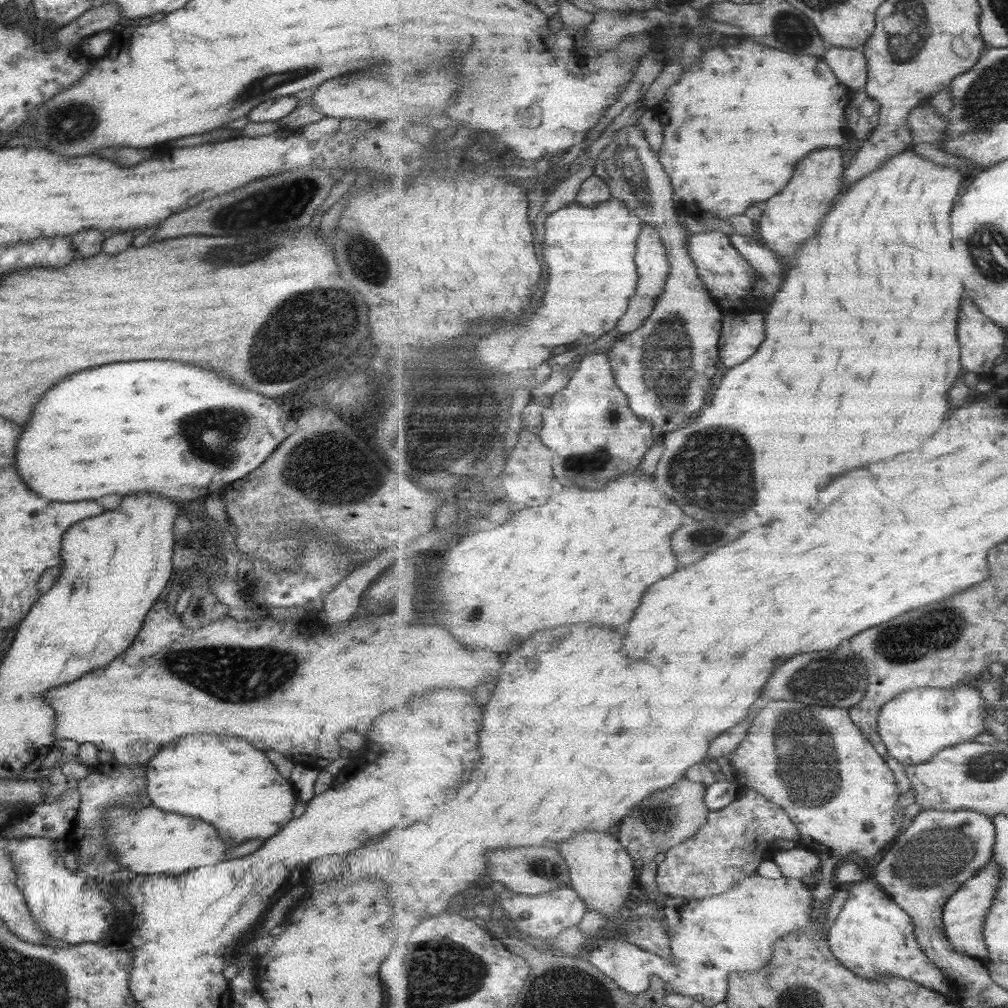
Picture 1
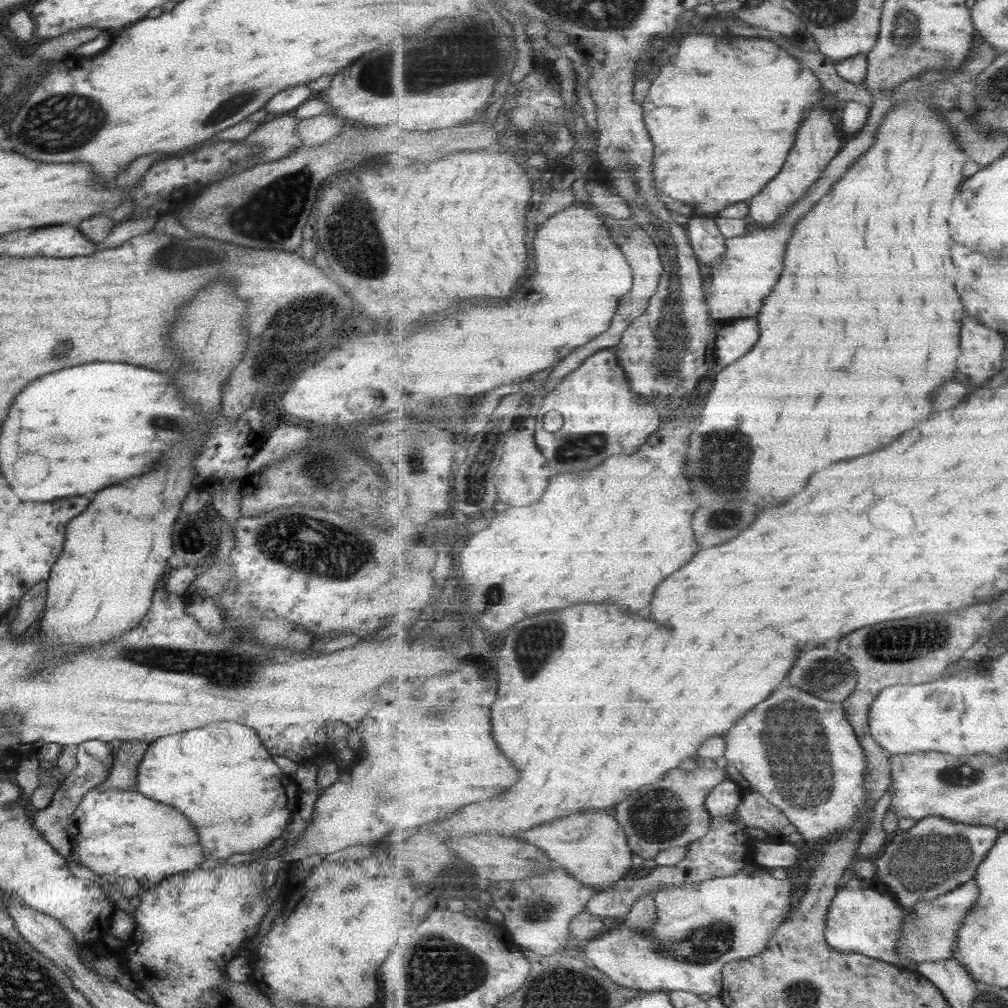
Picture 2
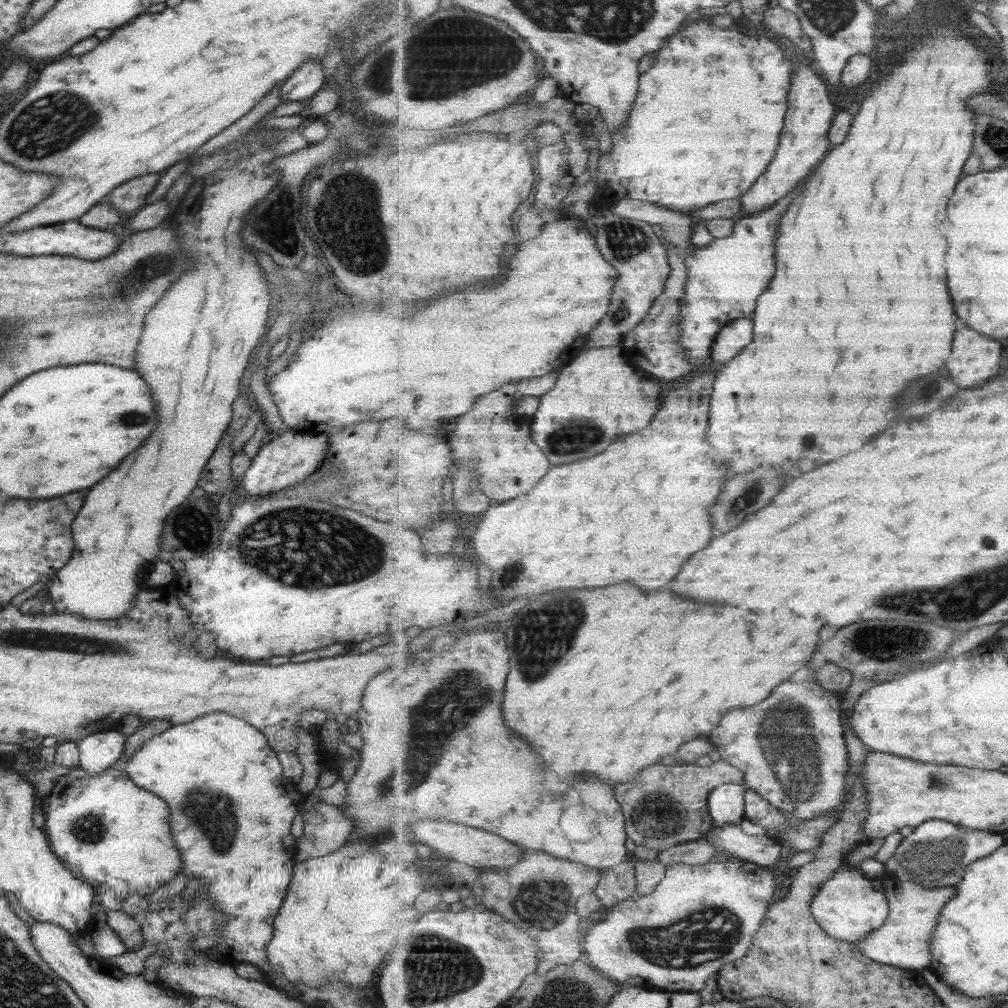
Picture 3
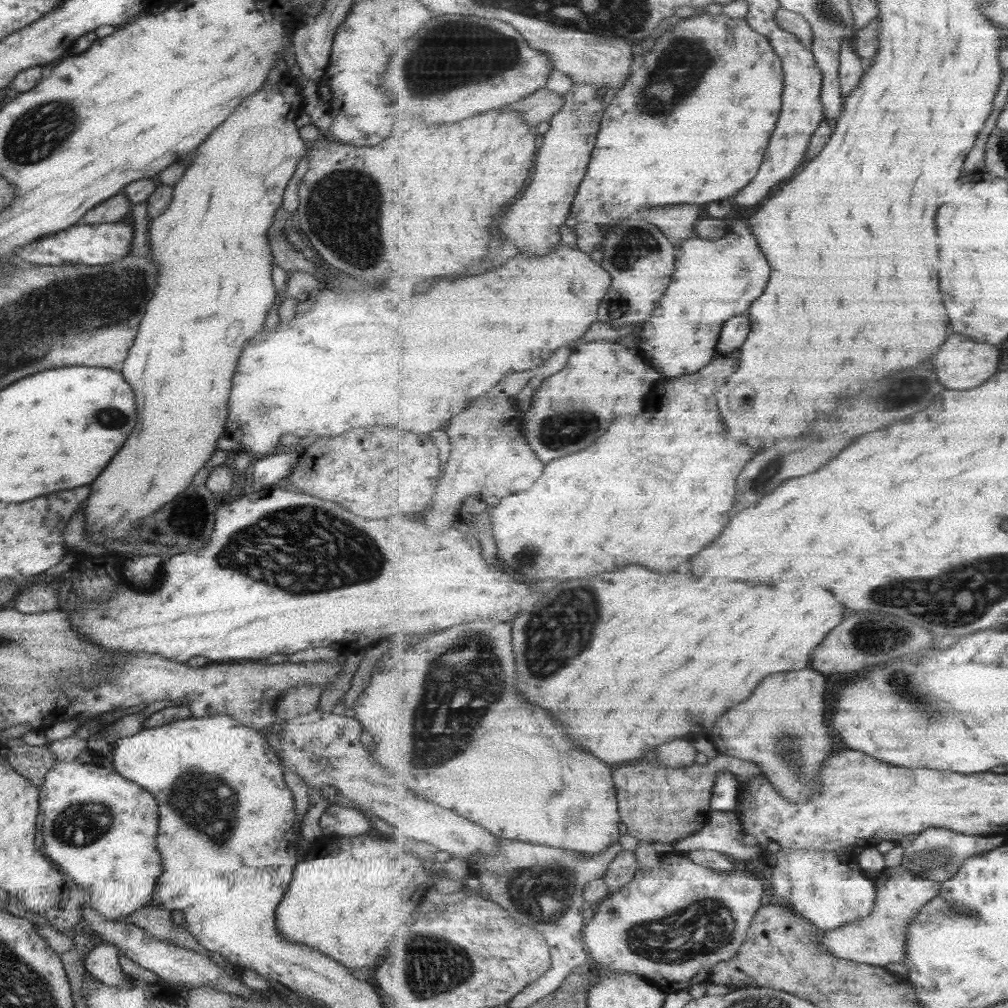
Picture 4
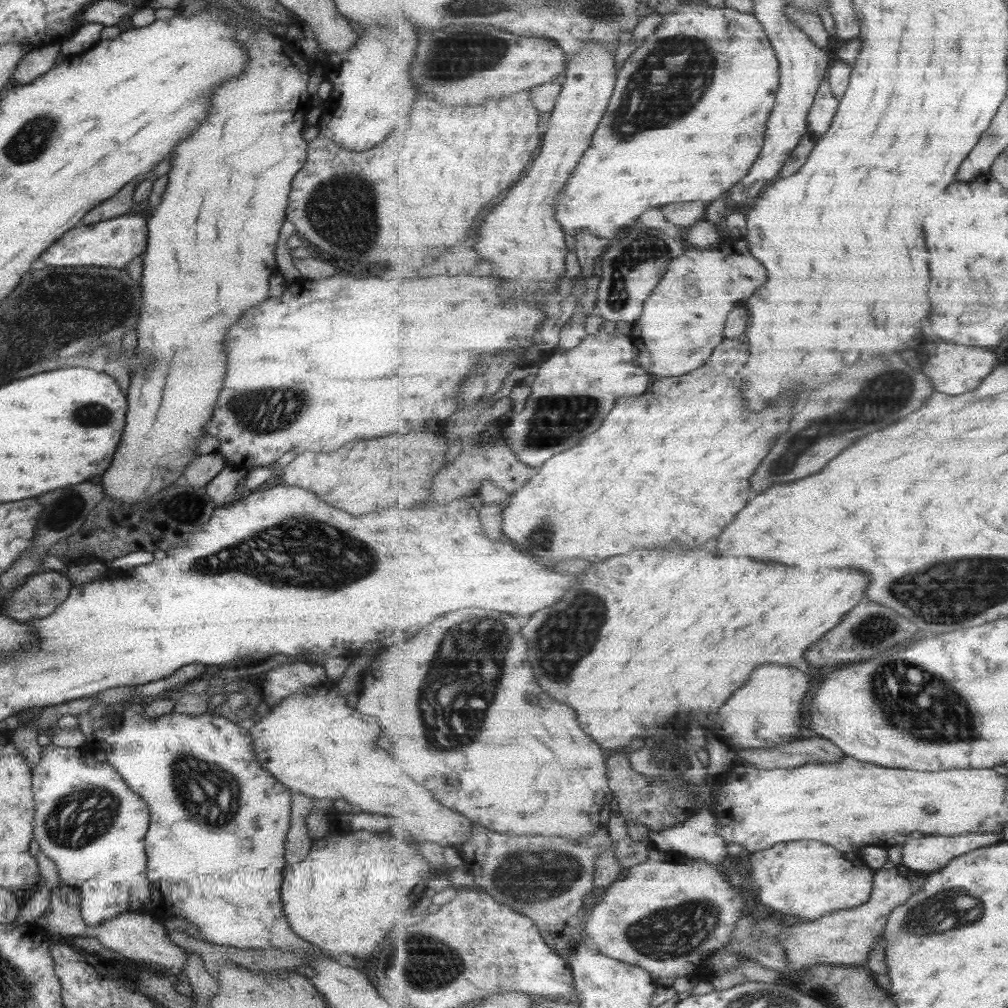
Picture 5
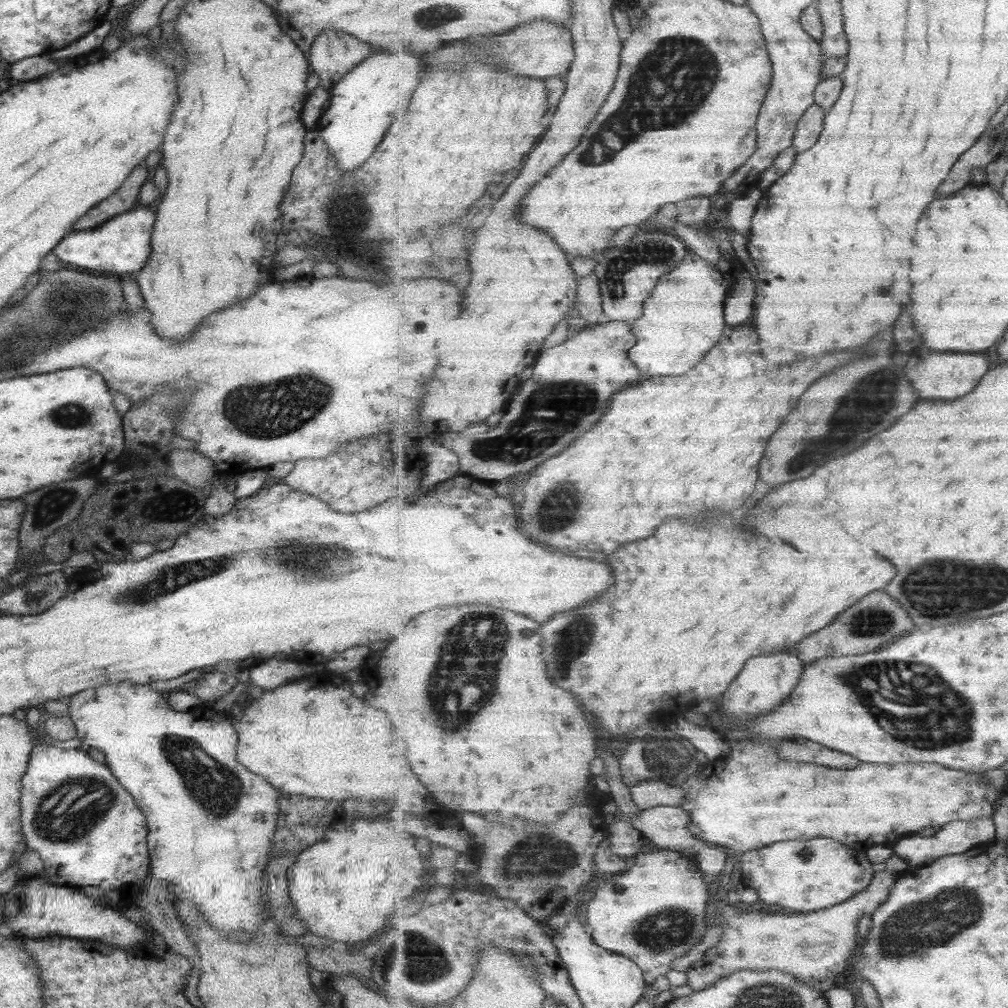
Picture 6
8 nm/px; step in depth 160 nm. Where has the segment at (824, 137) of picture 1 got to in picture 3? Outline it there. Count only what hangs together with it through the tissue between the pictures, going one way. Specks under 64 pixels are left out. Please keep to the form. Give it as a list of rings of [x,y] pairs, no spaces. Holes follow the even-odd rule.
[[[700,18],[697,22],[688,21],[686,27],[682,28],[679,34],[669,38],[661,48],[661,52],[656,54],[656,60],[656,66],[640,74],[640,90],[624,128],[617,128],[610,132],[612,149],[607,155],[599,157],[597,163],[598,184],[593,204],[596,207],[610,208],[613,202],[623,199],[649,200],[649,202],[657,203],[671,210],[692,213],[708,207],[713,202],[739,198],[745,192],[749,192],[749,188],[757,182],[757,178],[761,178],[765,174],[765,170],[773,162],[777,148],[779,148],[779,138],[781,138],[781,130],[785,126],[785,114],[787,114],[787,94],[789,94],[789,86],[792,86],[791,78],[794,74],[791,56],[785,52],[774,36],[761,34],[751,37],[737,31],[734,24],[730,27],[719,28],[717,24],[709,24],[709,20]]]

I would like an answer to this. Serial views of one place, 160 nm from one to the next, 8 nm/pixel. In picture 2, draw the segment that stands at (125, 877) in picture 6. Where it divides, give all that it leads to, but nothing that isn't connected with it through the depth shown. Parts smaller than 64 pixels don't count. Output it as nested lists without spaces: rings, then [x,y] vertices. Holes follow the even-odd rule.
[[[90,788],[70,816],[66,831],[79,866],[98,877],[131,877],[146,887],[171,875],[193,870],[205,859],[193,824],[189,824],[189,820],[173,807],[151,801],[136,790],[129,792],[116,788]]]

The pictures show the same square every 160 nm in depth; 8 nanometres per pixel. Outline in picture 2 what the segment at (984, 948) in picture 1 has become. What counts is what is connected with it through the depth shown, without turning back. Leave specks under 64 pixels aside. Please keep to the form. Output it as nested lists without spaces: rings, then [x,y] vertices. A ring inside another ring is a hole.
[[[973,879],[933,900],[921,900],[912,910],[906,910],[906,919],[902,926],[904,936],[898,946],[901,958],[904,961],[916,962],[917,965],[925,961],[952,960],[956,954],[958,932],[979,895],[978,882]]]

